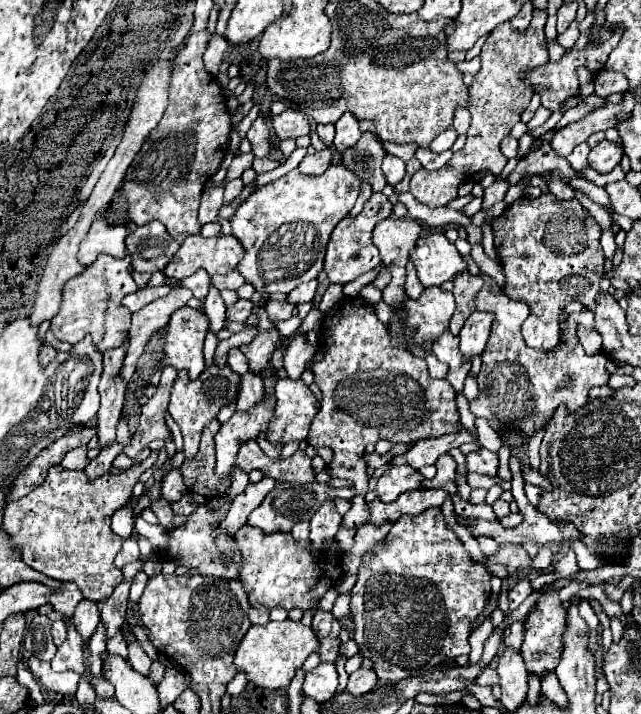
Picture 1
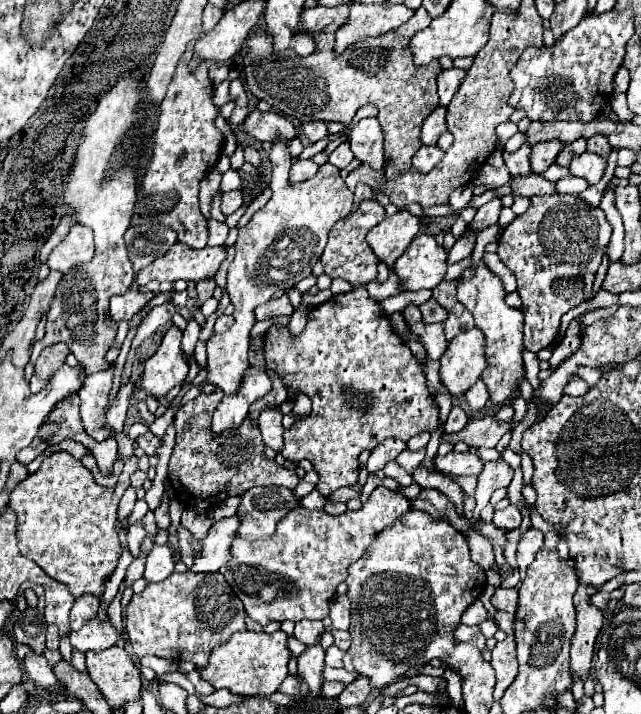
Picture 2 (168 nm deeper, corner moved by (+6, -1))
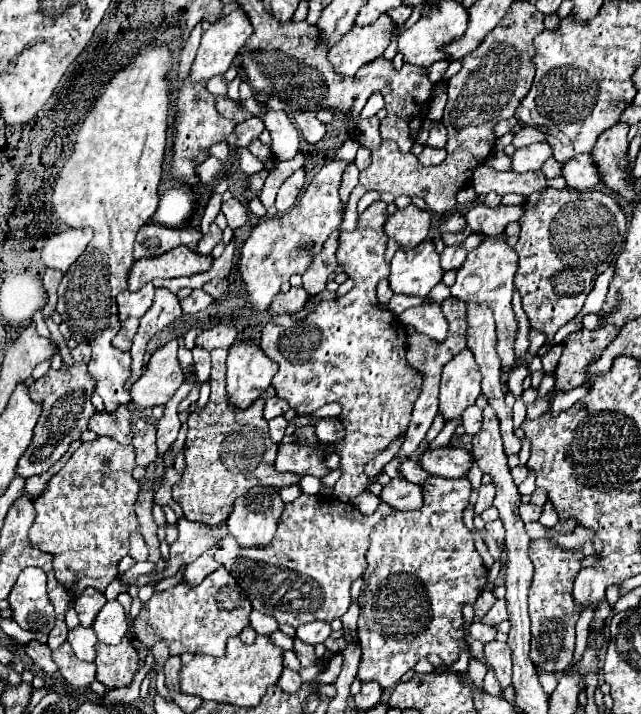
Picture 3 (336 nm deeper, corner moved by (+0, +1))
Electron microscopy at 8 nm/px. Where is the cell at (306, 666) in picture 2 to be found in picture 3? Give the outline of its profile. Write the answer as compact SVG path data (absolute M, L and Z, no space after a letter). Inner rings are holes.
M294 638L294 654L298 656L302 668L306 666L312 666L316 662L316 656L314 656L314 646L308 646L304 644L300 638Z

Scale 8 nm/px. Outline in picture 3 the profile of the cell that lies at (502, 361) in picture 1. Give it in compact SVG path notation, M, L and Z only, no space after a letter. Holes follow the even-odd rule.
M484 238L478 248L468 252L464 266L458 270L456 284L452 286L452 296L456 296L464 302L488 302L488 306L492 308L494 320L496 320L496 334L498 334L496 350L502 358L504 372L510 372L516 364L514 338L516 338L518 324L516 324L514 312L512 312L512 292L514 292L516 270L518 270L518 258L516 258L516 252L506 244L506 240Z

